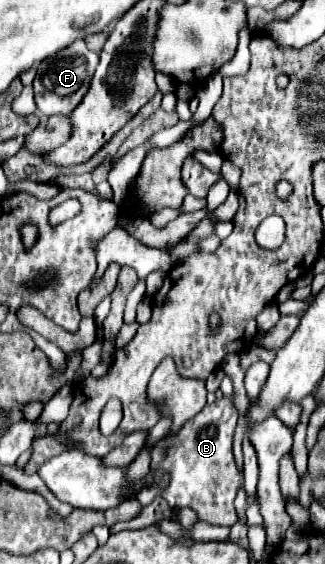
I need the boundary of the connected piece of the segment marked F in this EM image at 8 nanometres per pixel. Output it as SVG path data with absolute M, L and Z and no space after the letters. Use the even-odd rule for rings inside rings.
M76 40L64 52L54 54L52 58L46 58L38 66L38 74L34 80L34 94L36 94L36 104L38 104L38 114L48 116L48 114L70 114L82 96L86 94L90 86L90 78L96 70L98 64L98 54L94 54L84 40ZM46 112L46 114L44 114Z

